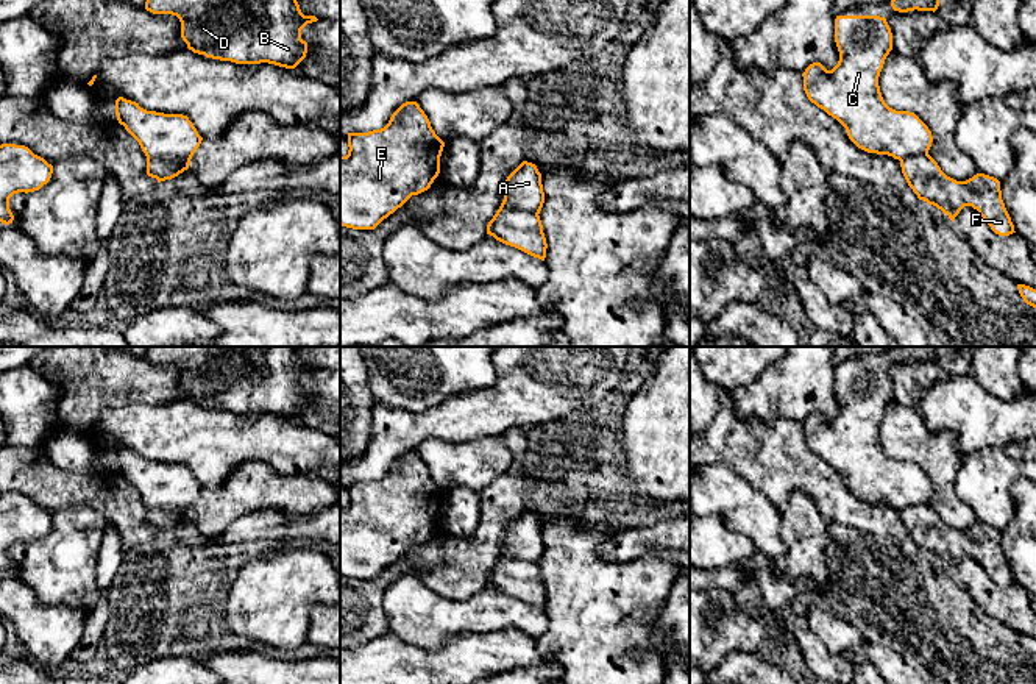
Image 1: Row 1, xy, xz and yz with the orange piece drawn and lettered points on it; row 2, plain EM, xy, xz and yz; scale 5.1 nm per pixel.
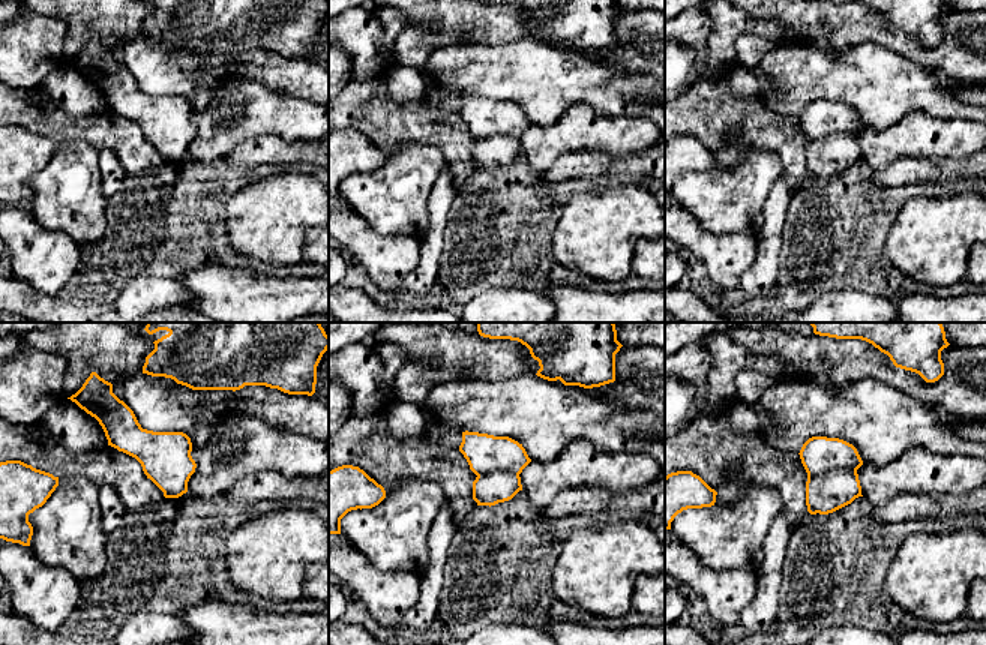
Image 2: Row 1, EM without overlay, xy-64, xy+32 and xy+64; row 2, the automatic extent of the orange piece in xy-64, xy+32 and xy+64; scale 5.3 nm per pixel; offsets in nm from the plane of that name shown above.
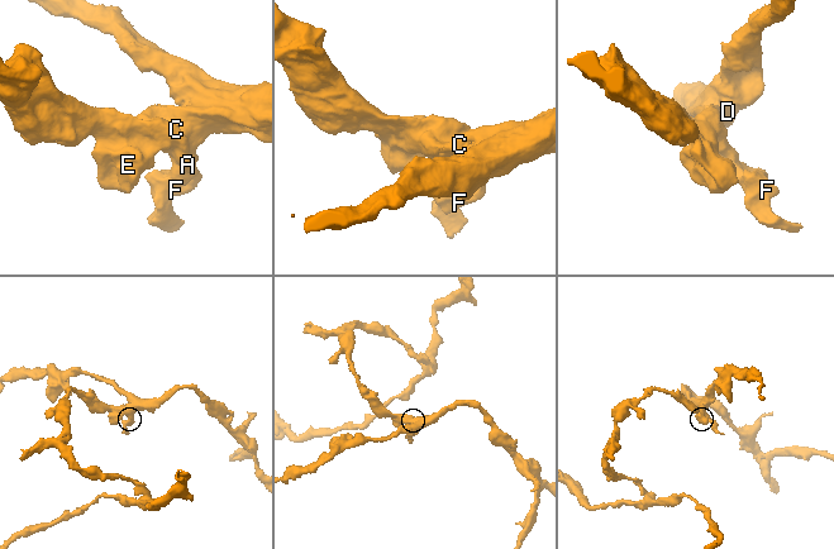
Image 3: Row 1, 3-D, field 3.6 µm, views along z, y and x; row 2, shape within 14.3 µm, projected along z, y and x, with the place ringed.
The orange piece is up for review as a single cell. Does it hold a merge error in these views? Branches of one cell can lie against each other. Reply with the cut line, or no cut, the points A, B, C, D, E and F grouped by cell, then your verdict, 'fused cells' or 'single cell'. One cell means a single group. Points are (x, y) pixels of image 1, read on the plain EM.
cut xy (147, 508), (173, 508), (186, 519); groups A B C D E / F; fused cells

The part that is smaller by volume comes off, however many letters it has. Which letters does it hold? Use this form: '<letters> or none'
F

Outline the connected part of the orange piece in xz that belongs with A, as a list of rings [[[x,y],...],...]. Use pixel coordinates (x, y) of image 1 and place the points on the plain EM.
[[[523,511],[506,529],[499,559],[518,559],[540,564],[545,553],[541,523],[537,515]]]

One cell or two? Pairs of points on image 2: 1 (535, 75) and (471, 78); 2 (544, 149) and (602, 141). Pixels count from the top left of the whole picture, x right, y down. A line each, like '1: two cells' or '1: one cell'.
1: one cell
2: one cell

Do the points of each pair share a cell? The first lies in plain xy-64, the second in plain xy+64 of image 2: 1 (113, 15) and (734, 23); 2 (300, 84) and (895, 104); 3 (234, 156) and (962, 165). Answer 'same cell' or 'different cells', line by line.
1: different cells
2: same cell
3: same cell

